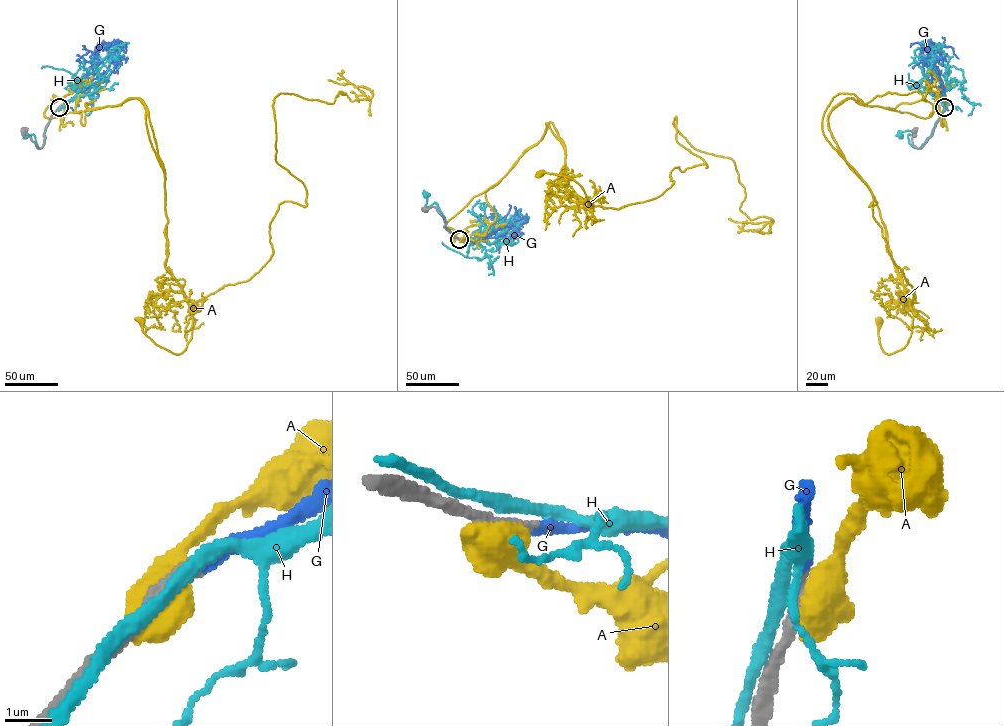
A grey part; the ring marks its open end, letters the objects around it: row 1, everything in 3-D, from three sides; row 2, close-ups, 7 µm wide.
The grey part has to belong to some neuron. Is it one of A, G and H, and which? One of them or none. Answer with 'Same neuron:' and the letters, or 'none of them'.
Same neuron: G

